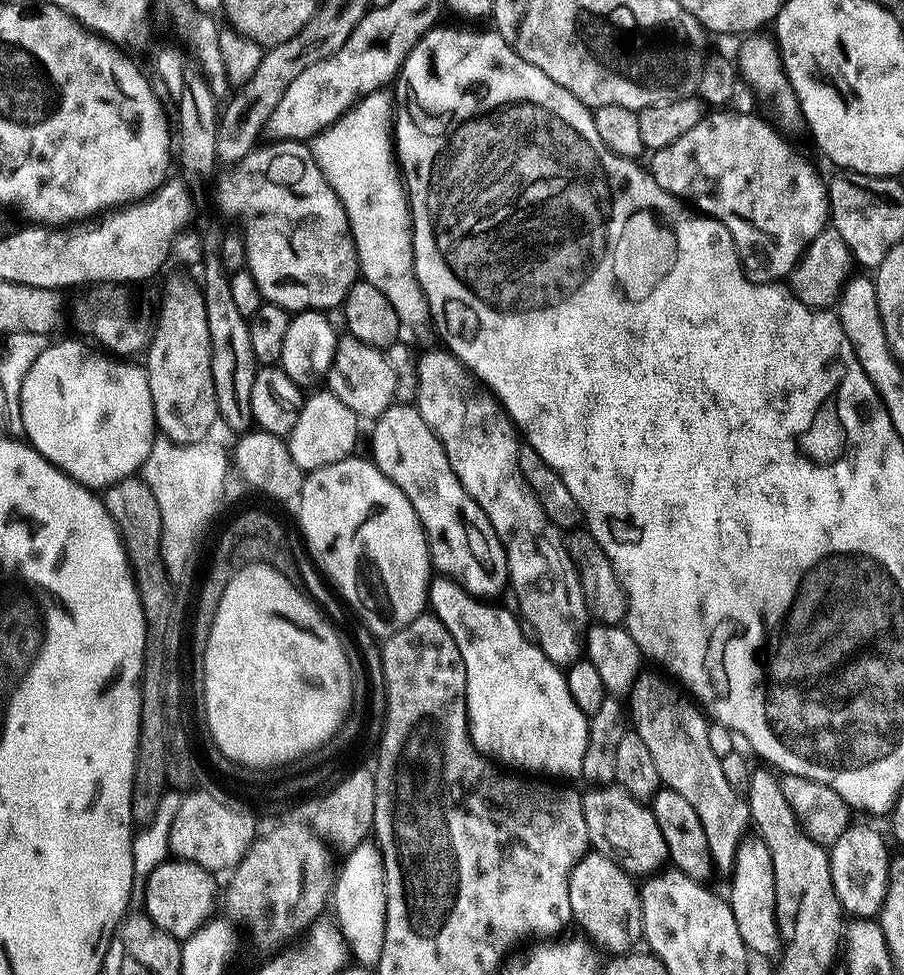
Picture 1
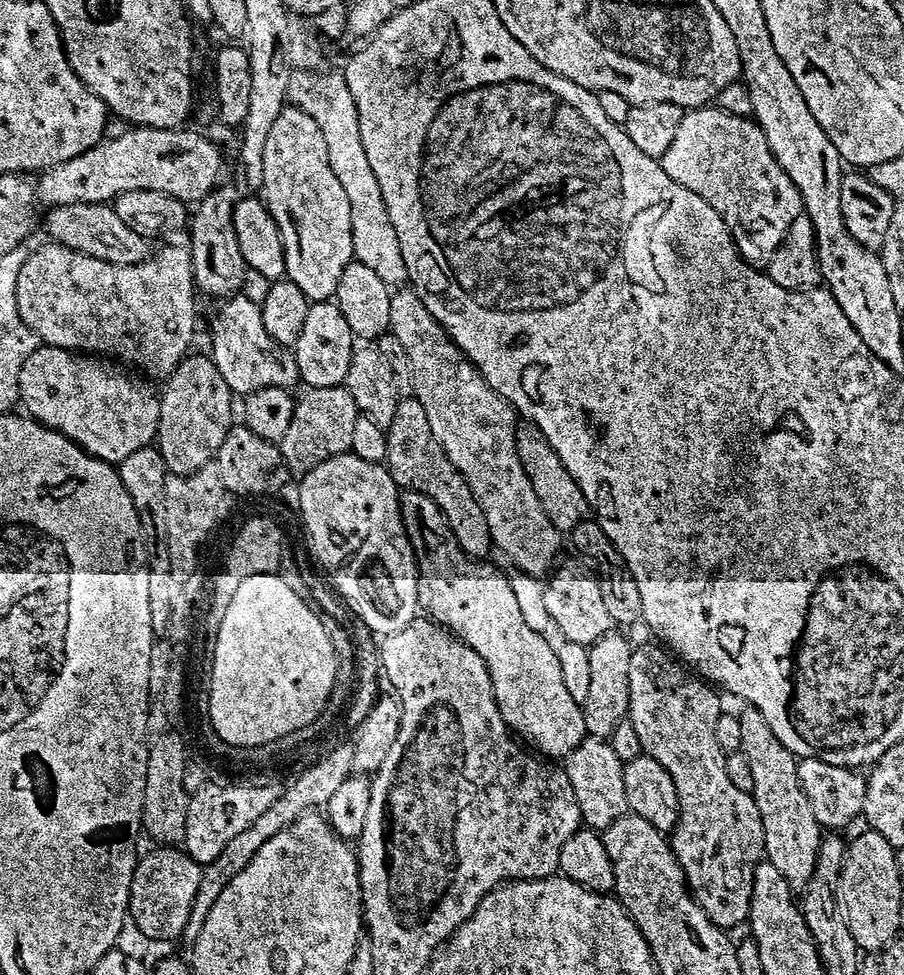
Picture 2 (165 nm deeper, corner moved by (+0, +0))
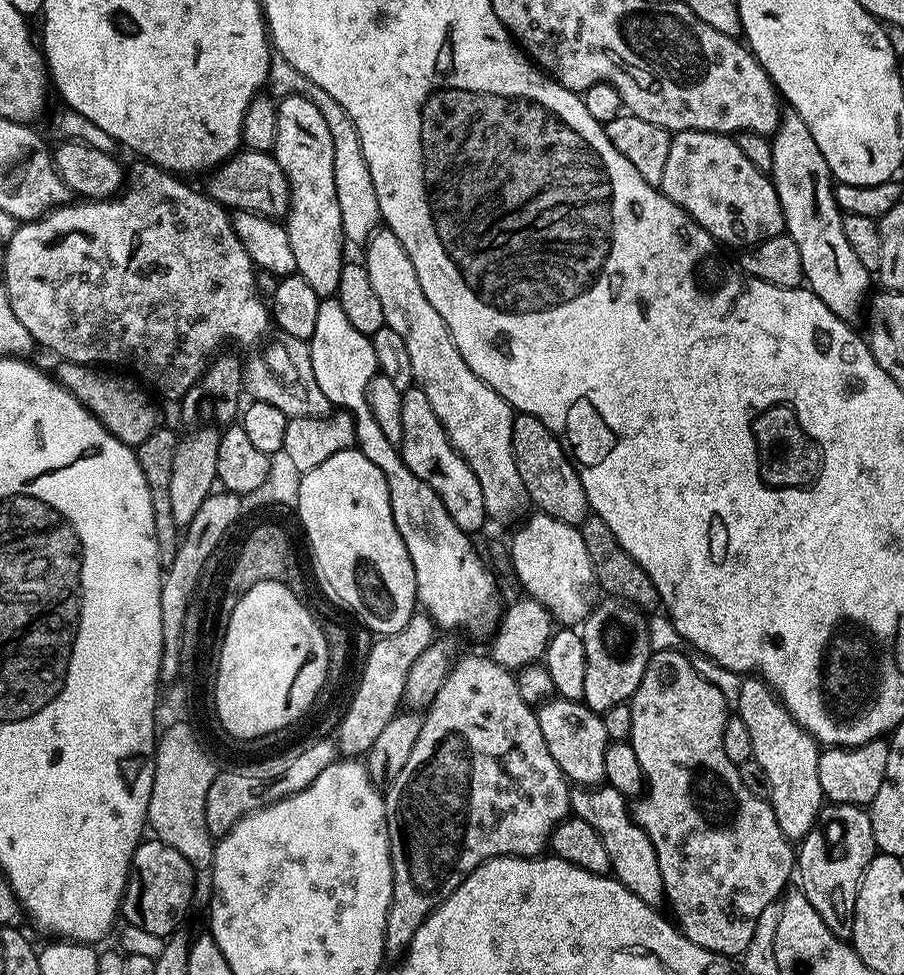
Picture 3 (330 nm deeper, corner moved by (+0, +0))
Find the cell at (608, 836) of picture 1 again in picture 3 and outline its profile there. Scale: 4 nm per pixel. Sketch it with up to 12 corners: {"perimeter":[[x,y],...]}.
{"perimeter":[[556,696],[536,708],[573,785],[605,783],[601,713]]}

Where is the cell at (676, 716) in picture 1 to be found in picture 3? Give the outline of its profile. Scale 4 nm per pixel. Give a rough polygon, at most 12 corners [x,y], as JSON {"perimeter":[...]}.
{"perimeter":[[683,651],[630,703],[671,919],[743,957],[793,841],[726,758]]}

